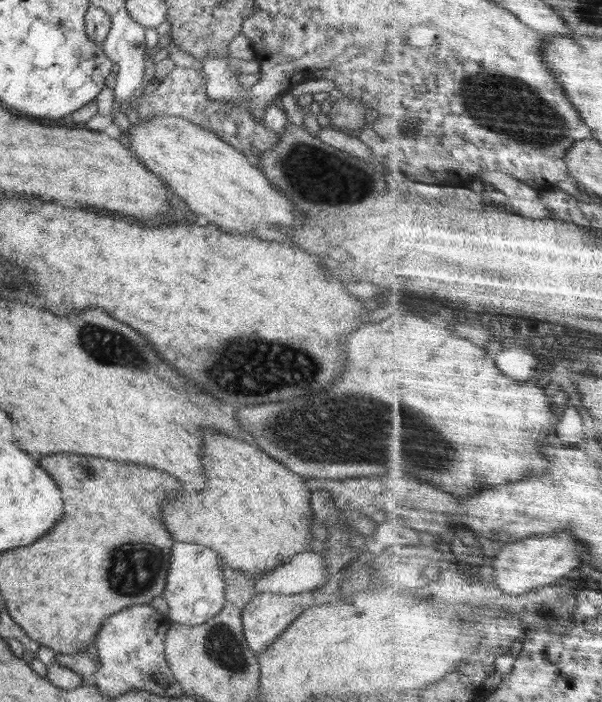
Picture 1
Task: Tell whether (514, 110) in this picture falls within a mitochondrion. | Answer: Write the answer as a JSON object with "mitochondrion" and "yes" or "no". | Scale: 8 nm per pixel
{"mitochondrion":"yes"}

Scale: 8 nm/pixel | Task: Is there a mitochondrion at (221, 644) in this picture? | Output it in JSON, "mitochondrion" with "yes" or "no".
{"mitochondrion":"yes"}

